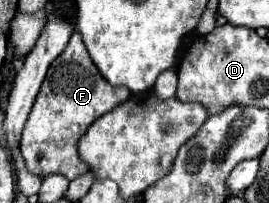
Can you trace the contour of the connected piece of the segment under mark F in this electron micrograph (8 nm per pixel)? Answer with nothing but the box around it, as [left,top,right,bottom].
[21,31,129,181]

